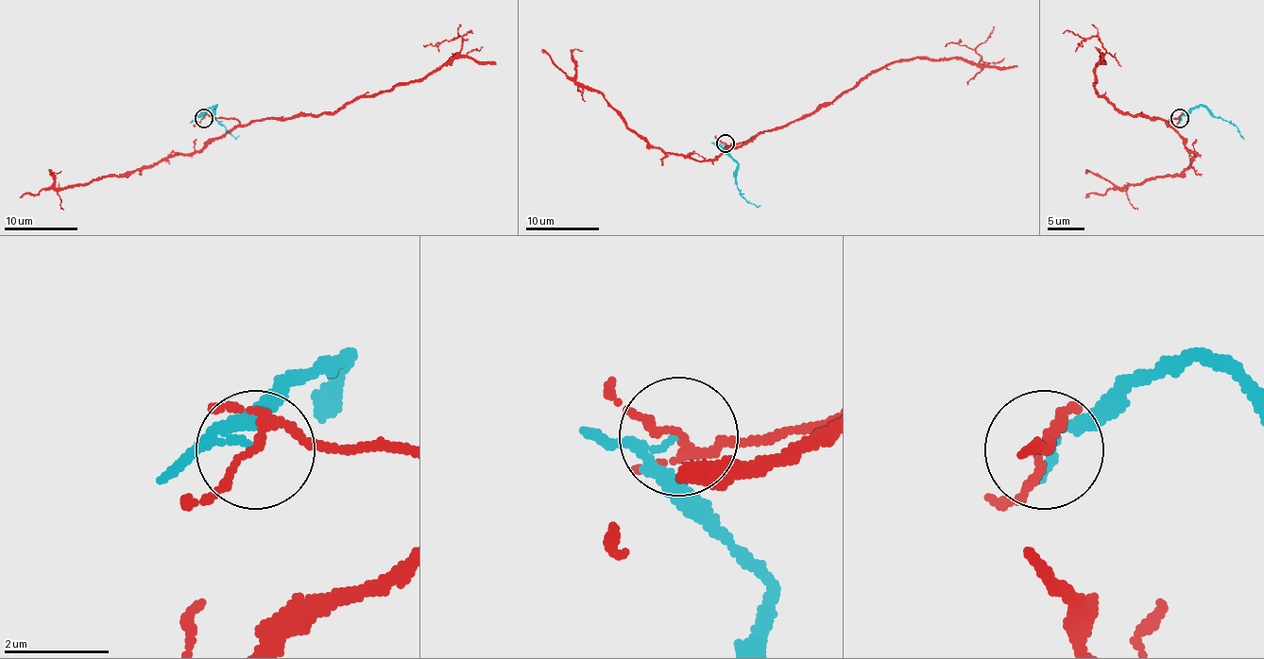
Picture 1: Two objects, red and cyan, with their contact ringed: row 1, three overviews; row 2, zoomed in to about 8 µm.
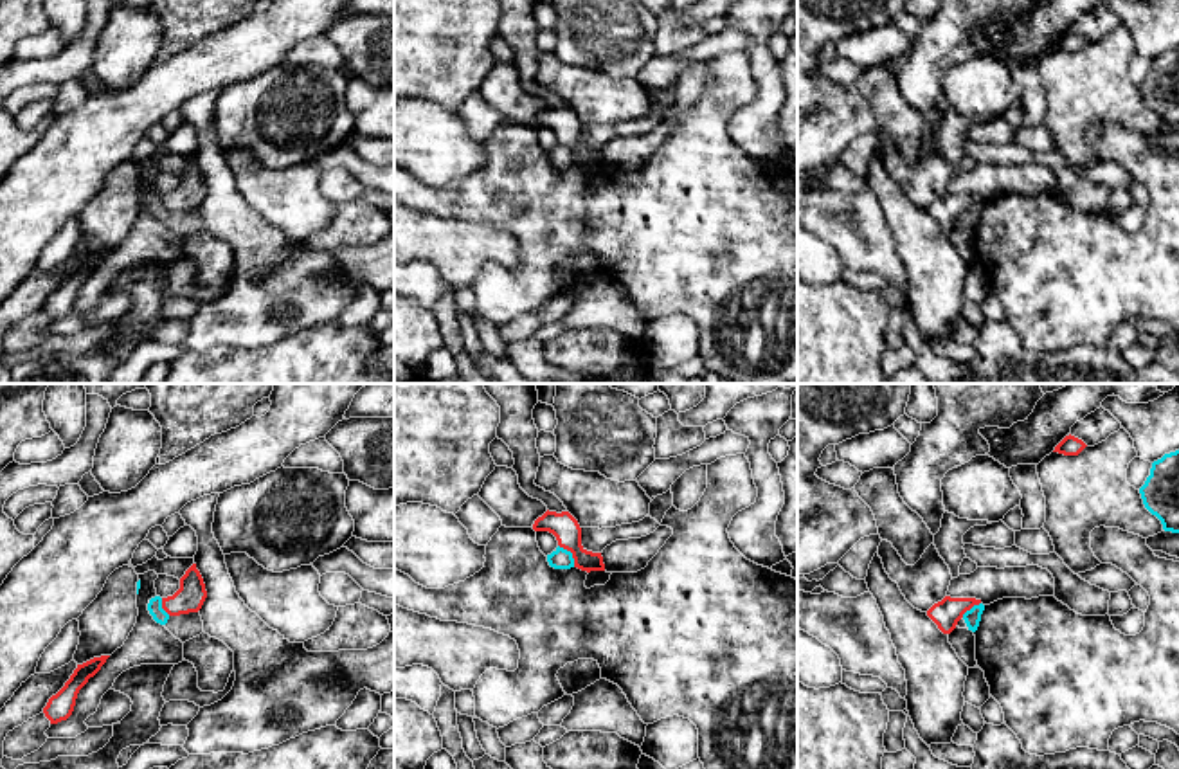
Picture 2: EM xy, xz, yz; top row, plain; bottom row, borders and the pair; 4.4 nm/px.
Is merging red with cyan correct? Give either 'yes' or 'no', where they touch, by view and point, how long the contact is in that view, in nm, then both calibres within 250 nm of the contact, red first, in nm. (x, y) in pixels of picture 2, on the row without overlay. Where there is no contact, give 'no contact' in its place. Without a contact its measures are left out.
no | xz (571, 148) | 130 nm | 120/90 nm

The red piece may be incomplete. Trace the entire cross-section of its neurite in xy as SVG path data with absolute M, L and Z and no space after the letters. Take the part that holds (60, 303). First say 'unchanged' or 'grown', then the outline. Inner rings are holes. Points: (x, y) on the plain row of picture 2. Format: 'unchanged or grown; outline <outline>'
unchanged; outline M101 252L77 261L65 283L52 292L43 304L43 310L50 321L67 317L72 312L79 286L101 267L108 254L110 252Z

